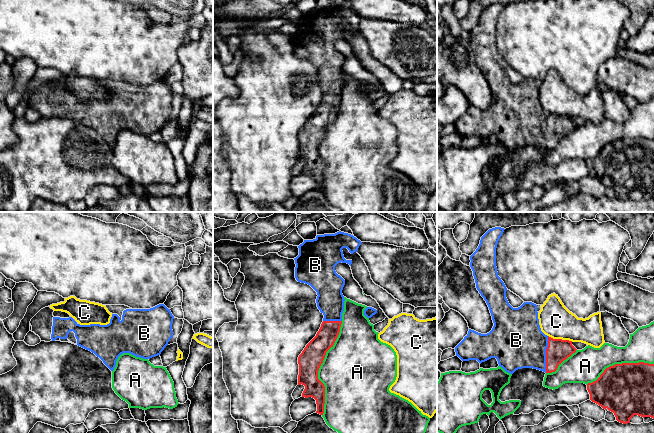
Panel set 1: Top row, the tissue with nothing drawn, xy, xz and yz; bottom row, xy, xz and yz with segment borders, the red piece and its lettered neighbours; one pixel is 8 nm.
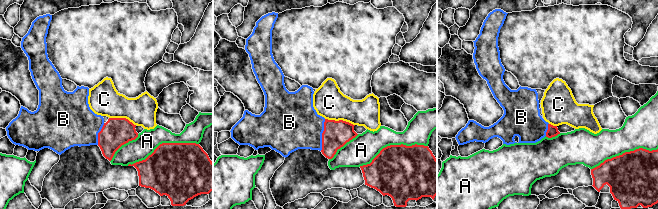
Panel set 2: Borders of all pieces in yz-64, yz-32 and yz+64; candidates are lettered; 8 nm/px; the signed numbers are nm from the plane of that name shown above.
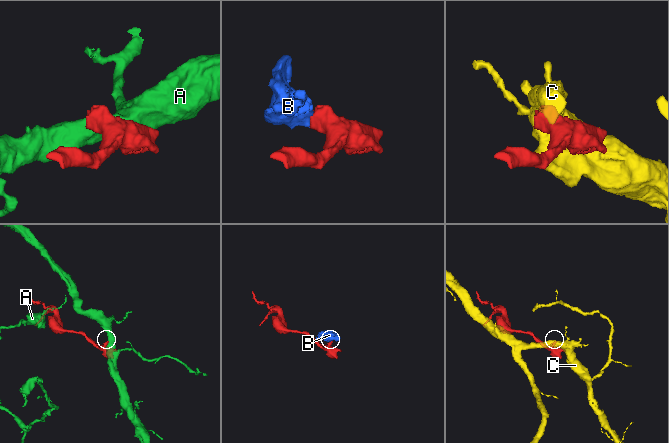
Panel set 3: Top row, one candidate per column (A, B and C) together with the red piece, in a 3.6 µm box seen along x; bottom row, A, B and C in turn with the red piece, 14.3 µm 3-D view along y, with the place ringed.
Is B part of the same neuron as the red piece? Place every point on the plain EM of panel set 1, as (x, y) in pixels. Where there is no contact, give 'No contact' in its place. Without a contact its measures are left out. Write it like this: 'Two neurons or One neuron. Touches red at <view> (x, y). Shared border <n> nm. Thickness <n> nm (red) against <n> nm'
One neuron. Touches red at yz (546, 130). Shared border 300 nm. Thickness 190 nm (red) against 420 nm

